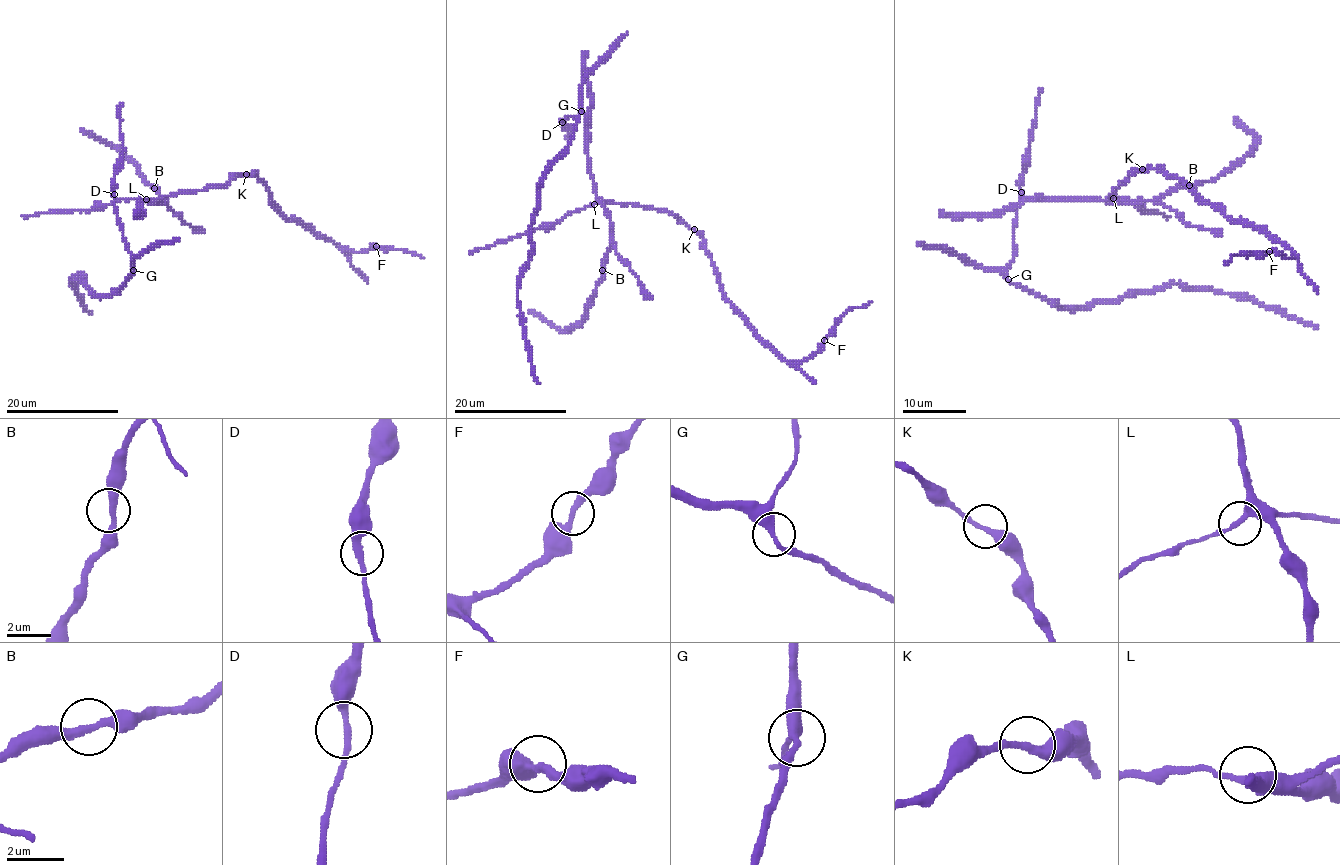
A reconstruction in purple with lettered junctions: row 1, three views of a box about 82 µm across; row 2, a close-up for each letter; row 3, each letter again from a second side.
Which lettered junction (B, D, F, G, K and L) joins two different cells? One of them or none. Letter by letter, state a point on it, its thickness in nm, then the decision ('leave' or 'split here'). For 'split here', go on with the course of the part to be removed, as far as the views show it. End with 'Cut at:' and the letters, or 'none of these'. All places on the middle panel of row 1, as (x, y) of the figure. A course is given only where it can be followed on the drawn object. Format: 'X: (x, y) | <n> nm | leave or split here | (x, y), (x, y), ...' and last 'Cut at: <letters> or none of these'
B: (602, 270) | 300 nm | leave
D: (562, 122) | 300 nm | leave
F: (824, 340) | 280 nm | leave
G: (581, 111) | 300 nm | leave
K: (694, 229) | 280 nm | leave
L: (594, 204) | 300 nm | leave
Cut at: none of these

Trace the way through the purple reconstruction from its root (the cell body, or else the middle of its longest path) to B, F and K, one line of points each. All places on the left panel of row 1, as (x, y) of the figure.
B: (142, 201), (163, 202), (154, 188)
F: (142, 201), (256, 174), (286, 218), (308, 223), (348, 250), (376, 246)
K: (142, 201), (225, 185), (240, 174), (246, 174)

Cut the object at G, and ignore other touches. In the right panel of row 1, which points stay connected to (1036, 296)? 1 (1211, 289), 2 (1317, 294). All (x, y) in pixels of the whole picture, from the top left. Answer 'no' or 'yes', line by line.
1: yes
2: no

